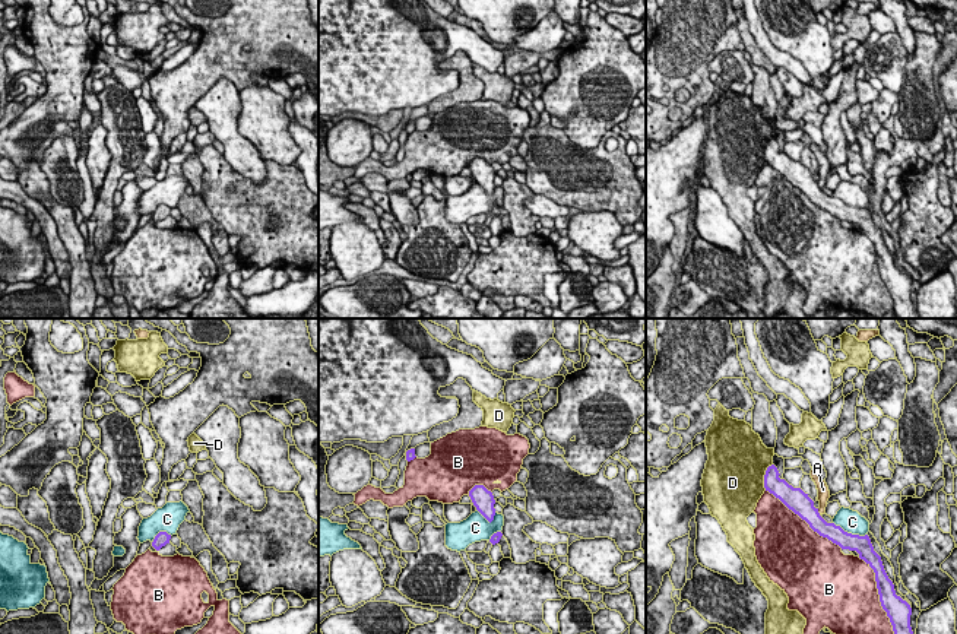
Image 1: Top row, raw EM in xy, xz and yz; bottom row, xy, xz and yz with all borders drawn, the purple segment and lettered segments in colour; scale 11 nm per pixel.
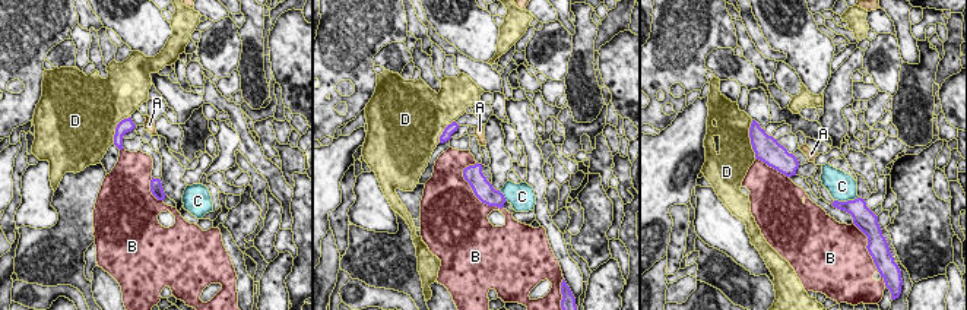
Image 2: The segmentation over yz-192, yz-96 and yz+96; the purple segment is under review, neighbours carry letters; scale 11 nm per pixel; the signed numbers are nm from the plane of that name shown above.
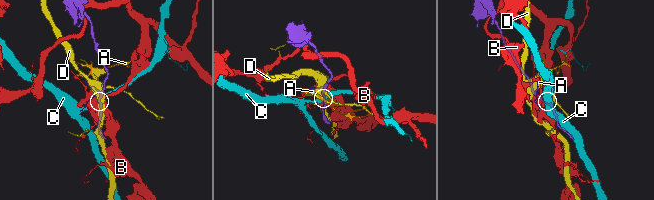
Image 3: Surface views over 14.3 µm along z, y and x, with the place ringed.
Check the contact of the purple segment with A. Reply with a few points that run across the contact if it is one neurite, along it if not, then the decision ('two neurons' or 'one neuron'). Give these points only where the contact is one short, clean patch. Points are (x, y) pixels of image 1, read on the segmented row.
line yz (817, 509), (820, 513); two neurons

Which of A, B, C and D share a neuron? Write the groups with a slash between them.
A / B / C / D

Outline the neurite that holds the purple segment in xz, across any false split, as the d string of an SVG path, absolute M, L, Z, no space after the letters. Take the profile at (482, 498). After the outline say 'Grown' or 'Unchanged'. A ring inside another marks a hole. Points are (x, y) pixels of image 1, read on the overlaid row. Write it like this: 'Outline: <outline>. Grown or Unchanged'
Outline: M475 485L469 491L469 497L476 507L476 510L491 523L495 516L495 500L491 491L488 491L484 485Z. Unchanged

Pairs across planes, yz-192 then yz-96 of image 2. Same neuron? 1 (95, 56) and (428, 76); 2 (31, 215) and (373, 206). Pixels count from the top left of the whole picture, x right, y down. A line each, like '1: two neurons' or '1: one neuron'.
1: one neuron
2: one neuron

